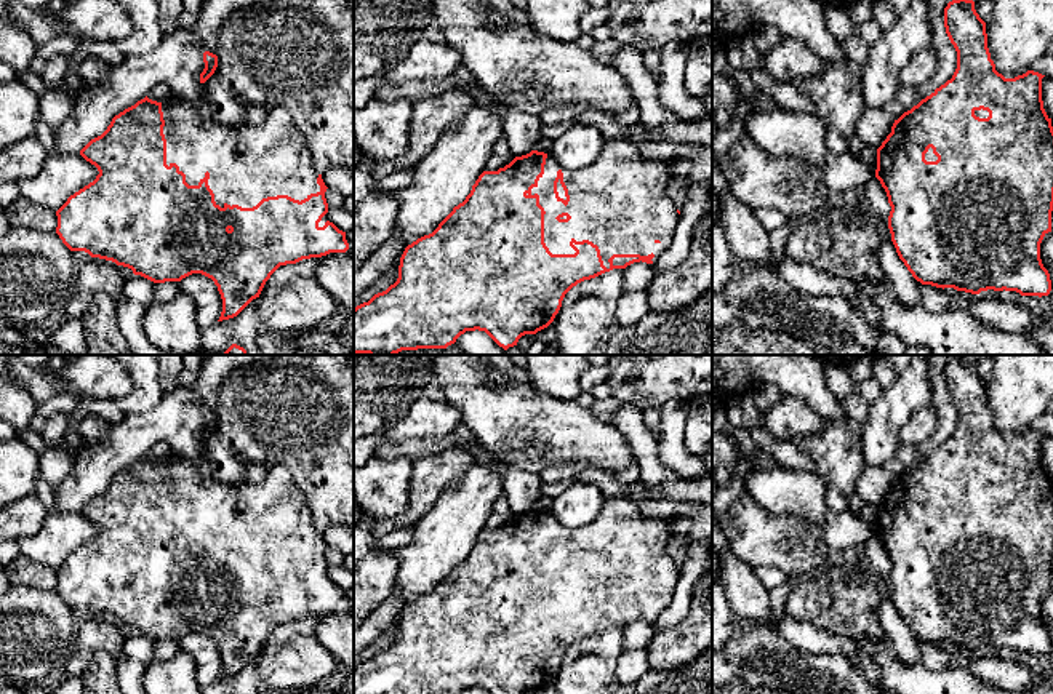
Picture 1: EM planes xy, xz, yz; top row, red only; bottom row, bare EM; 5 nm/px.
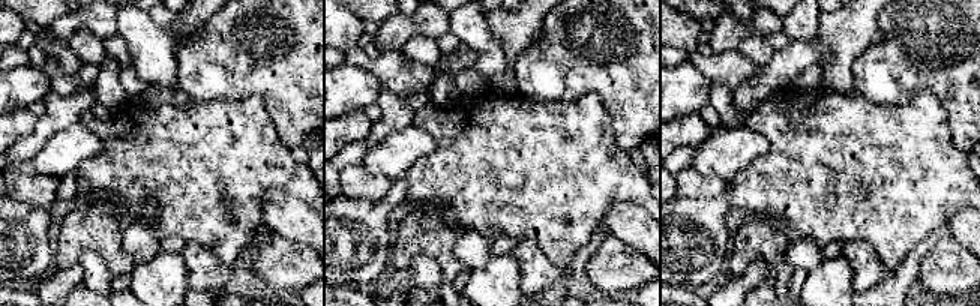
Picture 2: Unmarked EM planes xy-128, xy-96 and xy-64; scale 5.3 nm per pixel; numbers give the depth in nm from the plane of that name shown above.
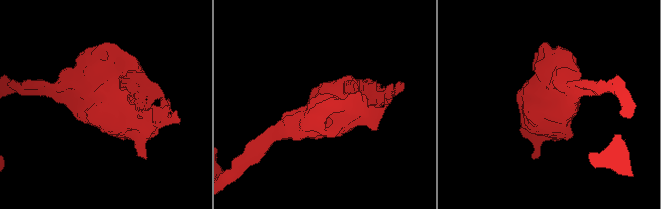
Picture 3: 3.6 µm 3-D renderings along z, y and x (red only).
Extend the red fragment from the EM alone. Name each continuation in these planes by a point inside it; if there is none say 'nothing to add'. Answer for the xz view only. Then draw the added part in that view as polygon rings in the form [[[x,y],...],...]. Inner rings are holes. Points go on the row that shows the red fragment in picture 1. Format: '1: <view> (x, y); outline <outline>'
1: xz (621, 203); outline [[[626,139],[605,142],[599,158],[584,170],[570,171],[547,154],[544,174],[531,195],[539,195],[544,208],[544,243],[552,254],[575,254],[570,241],[589,240],[599,246],[603,265],[610,269],[613,254],[655,254],[653,262],[669,248],[680,214],[669,197],[671,173],[664,160],[647,158],[639,154],[637,144]],[[563,173],[570,201],[565,206],[555,198],[554,181]]]

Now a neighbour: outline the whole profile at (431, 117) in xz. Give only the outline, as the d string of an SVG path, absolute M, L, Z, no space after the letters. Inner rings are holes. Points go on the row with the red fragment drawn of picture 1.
M461 86L413 102L406 150L394 160L395 170L413 170L472 106L472 94Z

